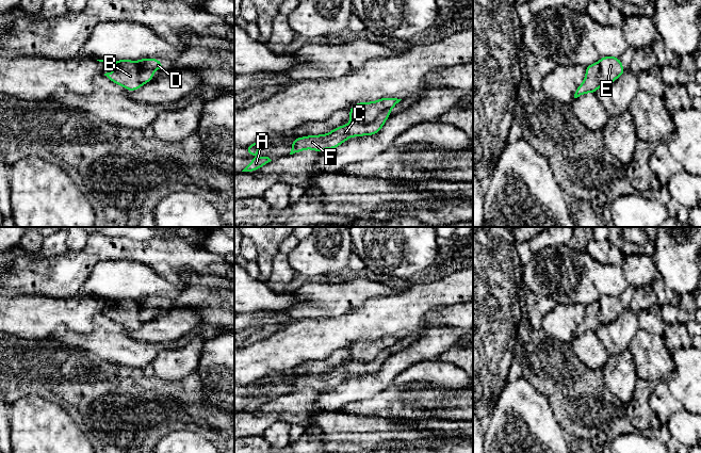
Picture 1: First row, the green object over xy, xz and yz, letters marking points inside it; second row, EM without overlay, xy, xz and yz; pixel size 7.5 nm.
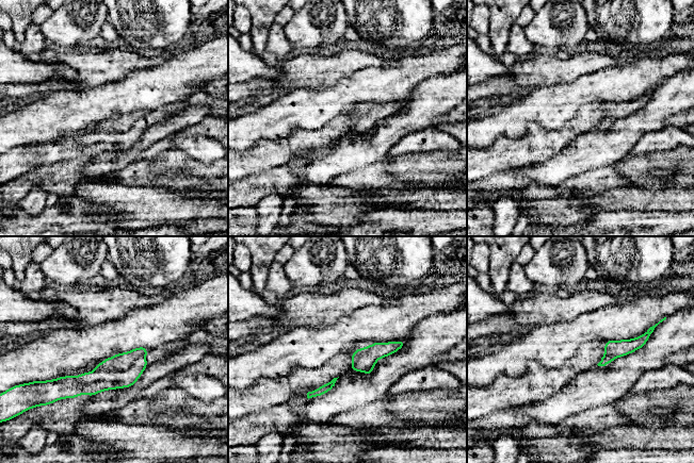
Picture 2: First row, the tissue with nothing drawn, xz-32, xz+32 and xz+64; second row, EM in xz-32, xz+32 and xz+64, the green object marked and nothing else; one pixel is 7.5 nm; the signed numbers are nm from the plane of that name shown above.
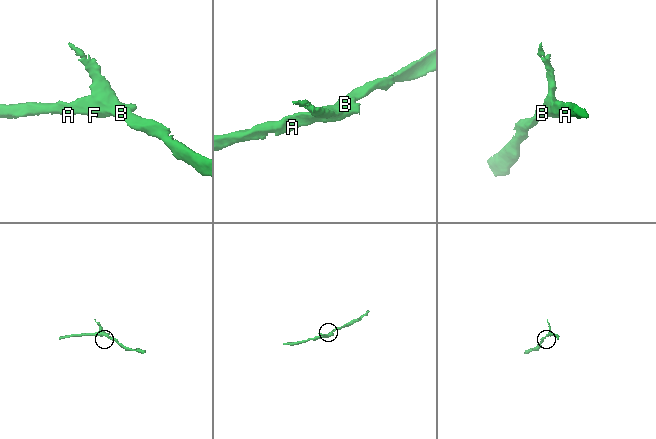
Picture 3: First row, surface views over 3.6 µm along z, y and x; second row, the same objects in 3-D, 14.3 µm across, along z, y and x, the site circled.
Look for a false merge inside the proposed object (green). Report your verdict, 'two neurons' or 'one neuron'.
two neurons

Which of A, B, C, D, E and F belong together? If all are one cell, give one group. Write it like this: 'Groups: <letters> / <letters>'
Groups: A C D E F / B

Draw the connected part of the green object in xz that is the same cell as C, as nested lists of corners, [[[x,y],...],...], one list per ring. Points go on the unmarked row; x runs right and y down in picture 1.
[[[386,349],[375,359],[369,362],[350,360],[345,365],[333,368],[328,373],[297,376],[292,383],[290,393],[308,387],[315,390],[323,390],[326,387],[333,388],[350,375],[376,373],[381,368],[390,353],[390,349]]]

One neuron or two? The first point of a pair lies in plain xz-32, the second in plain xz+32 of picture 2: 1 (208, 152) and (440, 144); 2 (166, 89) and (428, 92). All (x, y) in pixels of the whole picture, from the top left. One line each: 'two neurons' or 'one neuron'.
1: one neuron
2: two neurons

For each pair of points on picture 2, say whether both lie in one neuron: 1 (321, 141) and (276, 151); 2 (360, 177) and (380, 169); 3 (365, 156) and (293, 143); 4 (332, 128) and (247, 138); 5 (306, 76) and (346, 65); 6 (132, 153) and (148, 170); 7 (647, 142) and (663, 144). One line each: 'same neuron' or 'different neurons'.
1: same neuron
2: same neuron
3: different neurons
4: different neurons
5: same neuron
6: different neurons
7: same neuron

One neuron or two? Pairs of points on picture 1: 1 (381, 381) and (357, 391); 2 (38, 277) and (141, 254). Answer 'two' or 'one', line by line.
1: one
2: one

